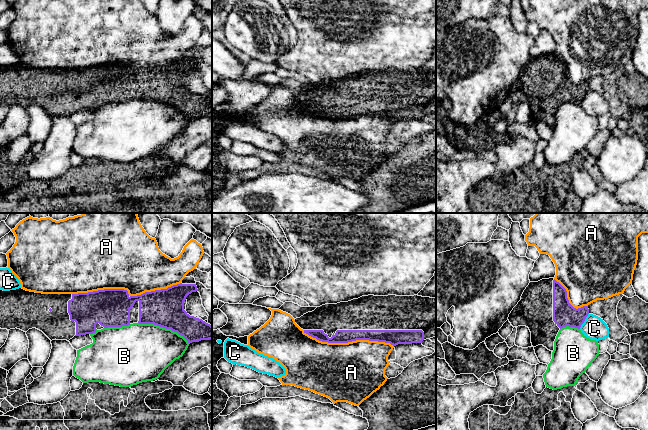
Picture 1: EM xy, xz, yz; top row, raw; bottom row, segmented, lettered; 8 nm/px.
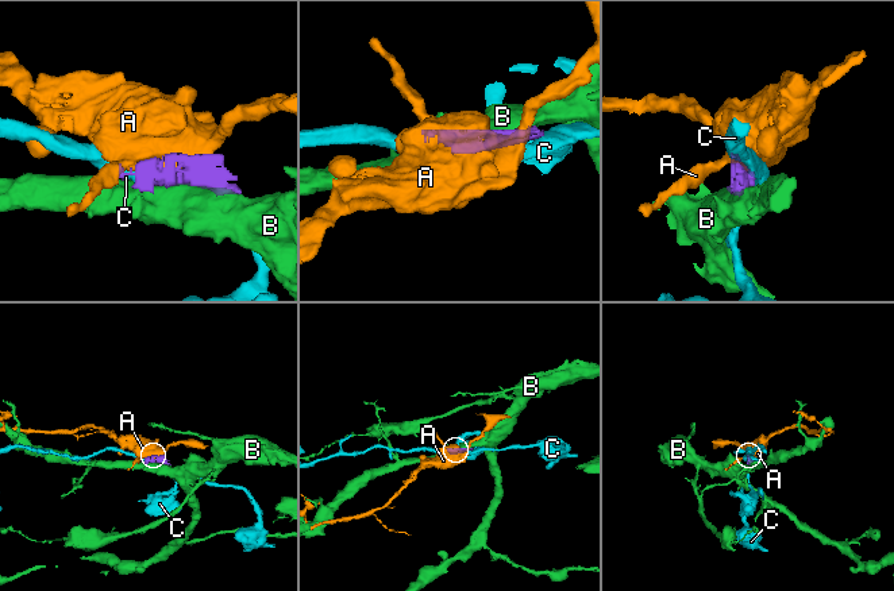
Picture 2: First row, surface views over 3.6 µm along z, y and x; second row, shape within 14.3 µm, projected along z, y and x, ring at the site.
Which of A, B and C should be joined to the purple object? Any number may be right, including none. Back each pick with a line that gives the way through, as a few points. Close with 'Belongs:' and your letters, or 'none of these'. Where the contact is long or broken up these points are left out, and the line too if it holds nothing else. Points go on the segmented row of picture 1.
Belongs: none of these

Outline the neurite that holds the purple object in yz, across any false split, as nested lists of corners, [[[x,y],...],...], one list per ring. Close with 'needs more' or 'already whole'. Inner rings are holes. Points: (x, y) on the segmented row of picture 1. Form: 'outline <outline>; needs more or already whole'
outline [[[549,278],[529,283],[521,300],[509,314],[508,320],[513,327],[526,326],[529,328],[533,347],[543,345],[553,352],[554,341],[559,330],[566,326],[580,329],[588,314],[588,306],[574,308],[569,303],[566,289],[554,278]]]; needs more

